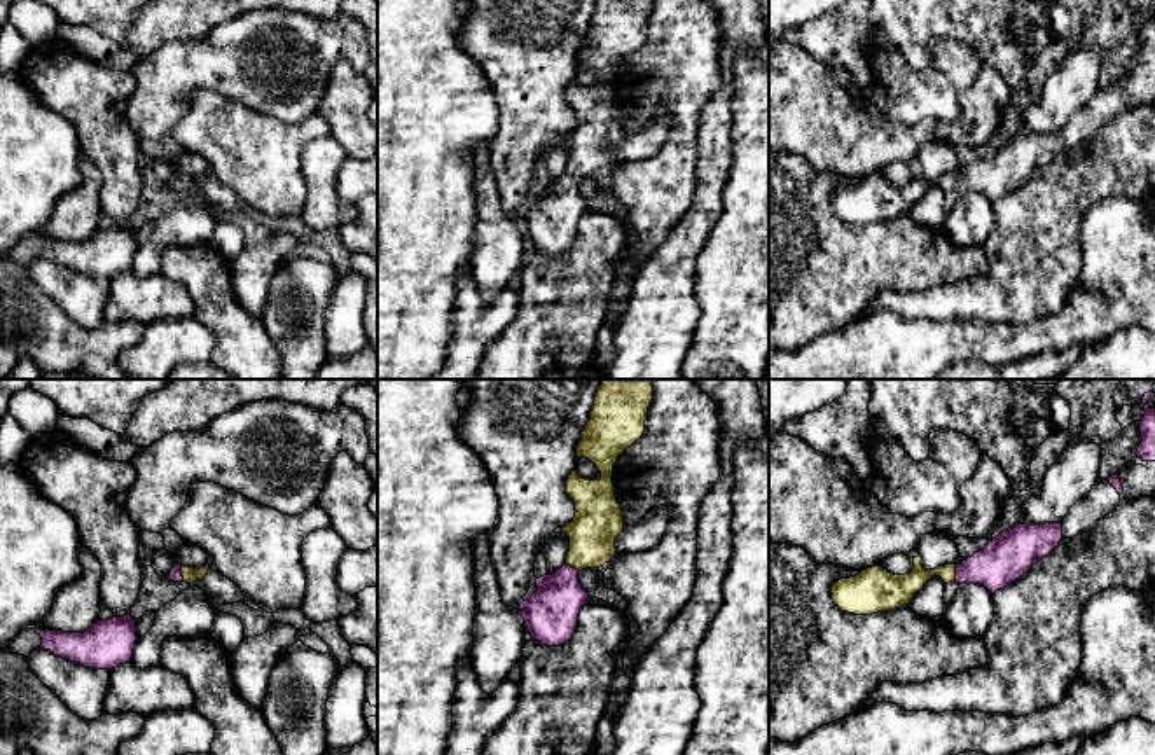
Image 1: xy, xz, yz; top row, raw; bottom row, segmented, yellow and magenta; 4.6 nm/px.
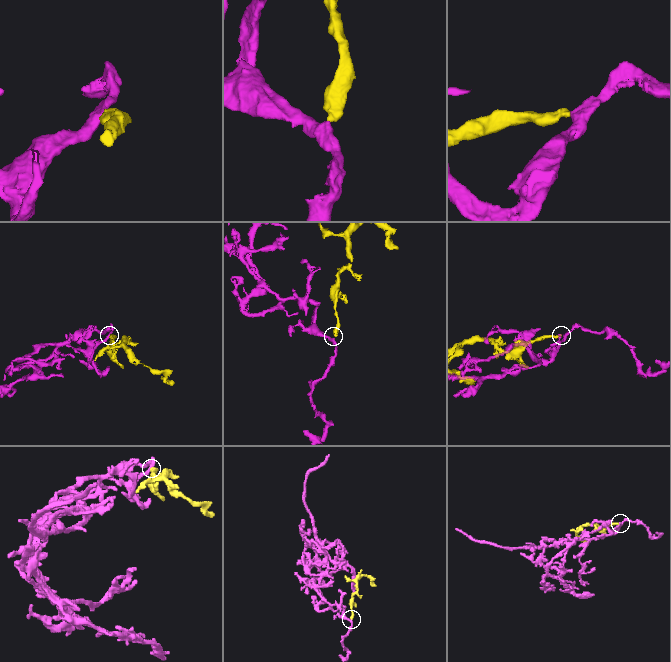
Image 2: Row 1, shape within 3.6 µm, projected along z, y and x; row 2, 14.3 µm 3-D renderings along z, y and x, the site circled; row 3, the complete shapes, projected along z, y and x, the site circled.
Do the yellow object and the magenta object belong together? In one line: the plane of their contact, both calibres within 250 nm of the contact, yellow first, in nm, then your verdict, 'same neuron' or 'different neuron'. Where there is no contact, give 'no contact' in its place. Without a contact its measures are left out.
yz | 130/220 nm | same neuron

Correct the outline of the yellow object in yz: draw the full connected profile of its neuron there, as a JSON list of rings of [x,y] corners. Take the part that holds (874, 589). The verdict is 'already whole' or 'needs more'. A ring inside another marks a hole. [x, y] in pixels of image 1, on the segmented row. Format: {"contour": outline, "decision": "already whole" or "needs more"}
{"contour": [[[1061,523],[1015,524],[992,538],[982,551],[975,552],[972,558],[959,565],[945,565],[937,566],[935,570],[924,570],[921,565],[923,558],[917,556],[914,558],[912,571],[905,575],[895,575],[881,566],[872,566],[860,571],[856,577],[840,578],[832,587],[832,599],[842,612],[854,615],[889,612],[909,605],[914,594],[921,591],[924,584],[935,575],[940,577],[944,584],[980,584],[991,594],[994,594],[1008,584],[1017,582],[1029,568],[1047,558],[1059,545],[1061,538]]], "decision": "needs more"}

